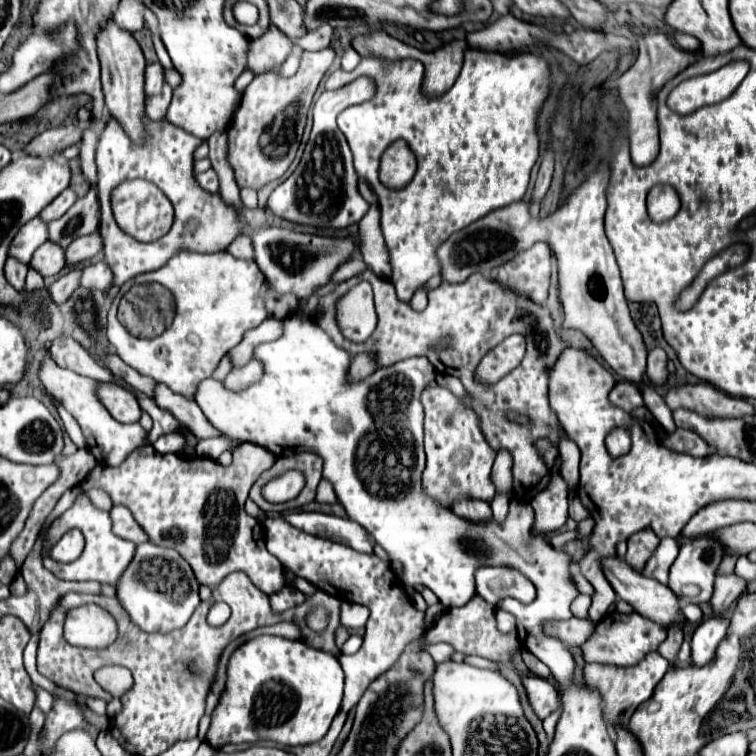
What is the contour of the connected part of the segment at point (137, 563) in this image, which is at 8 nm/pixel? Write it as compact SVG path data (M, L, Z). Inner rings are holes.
M152 543L136 545L134 559L126 567L126 573L116 583L116 597L130 621L142 631L174 631L186 625L194 609L200 605L198 581L190 565L174 551Z

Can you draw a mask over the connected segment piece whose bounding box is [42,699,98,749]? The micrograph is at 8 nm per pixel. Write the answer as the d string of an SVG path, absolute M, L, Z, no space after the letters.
M54 699L54 709L46 715L46 737L44 737L44 749L52 749L54 743L58 741L58 737L66 731L72 731L72 729L86 729L94 739L98 737L98 731L92 729L82 713L80 713L80 707L74 705L74 703L68 703L68 701L62 701L62 699Z

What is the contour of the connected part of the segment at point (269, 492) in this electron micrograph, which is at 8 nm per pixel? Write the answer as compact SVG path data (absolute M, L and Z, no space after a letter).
M288 471L282 477L270 481L262 489L262 493L264 493L266 501L270 501L270 503L284 503L284 501L294 499L302 491L302 485L304 485L302 475L298 471Z

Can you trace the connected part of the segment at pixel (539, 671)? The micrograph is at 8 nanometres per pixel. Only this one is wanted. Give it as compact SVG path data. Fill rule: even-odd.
M522 649L522 659L524 659L526 667L528 667L534 675L538 675L538 677L542 677L542 679L546 679L546 677L550 675L550 669L548 669L538 657L534 657L528 649Z

